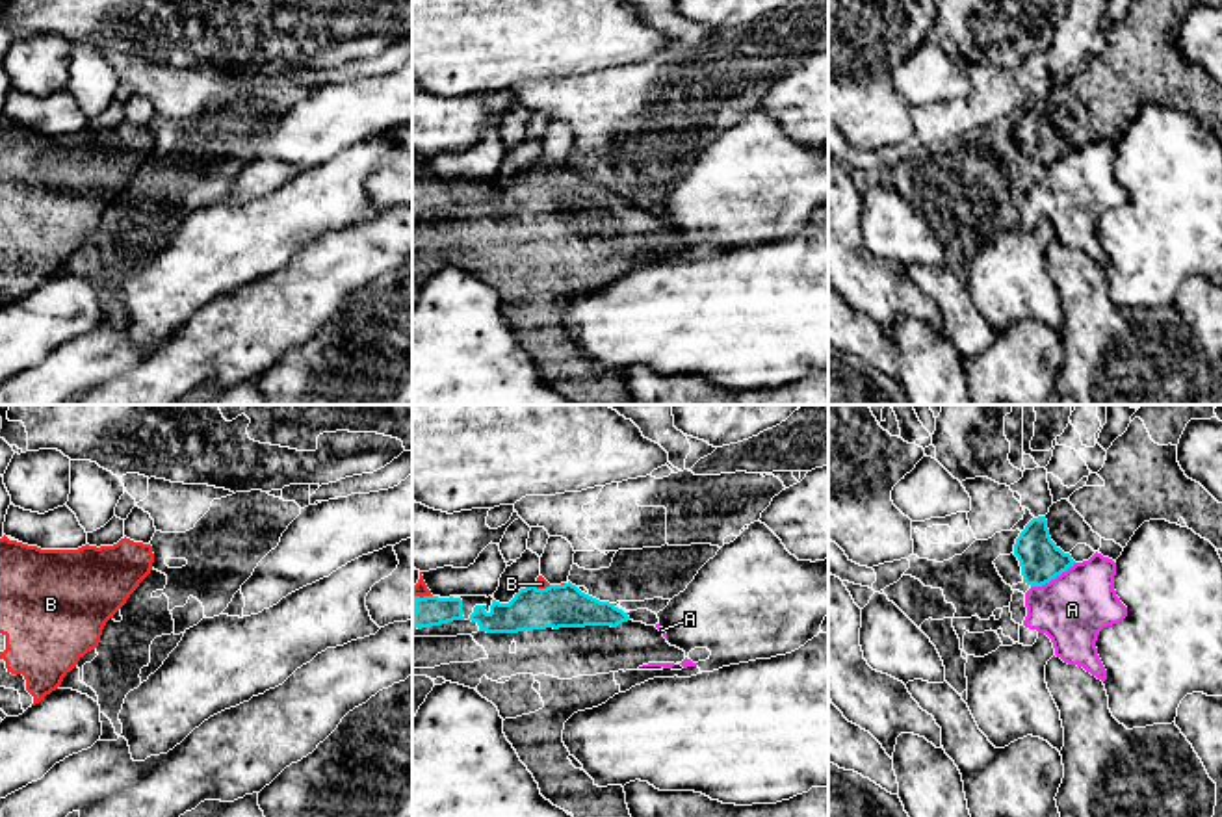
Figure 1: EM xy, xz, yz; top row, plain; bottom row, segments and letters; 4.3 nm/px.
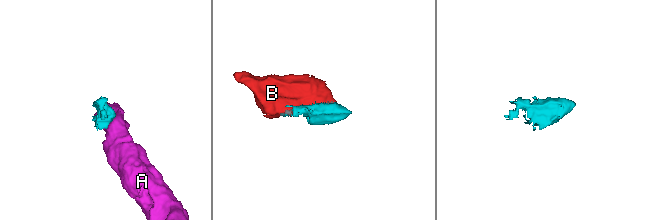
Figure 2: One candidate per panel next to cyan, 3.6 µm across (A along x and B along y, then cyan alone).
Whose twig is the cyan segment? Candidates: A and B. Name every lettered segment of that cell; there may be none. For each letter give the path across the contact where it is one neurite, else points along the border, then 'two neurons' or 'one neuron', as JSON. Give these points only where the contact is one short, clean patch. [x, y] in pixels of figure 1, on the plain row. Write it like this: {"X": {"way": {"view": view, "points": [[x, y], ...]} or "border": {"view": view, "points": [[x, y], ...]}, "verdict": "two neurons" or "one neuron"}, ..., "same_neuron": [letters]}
{"A": {"verdict": "two neurons"}, "B": {"verdict": "one neuron"}, "same_neuron": ["B"]}

